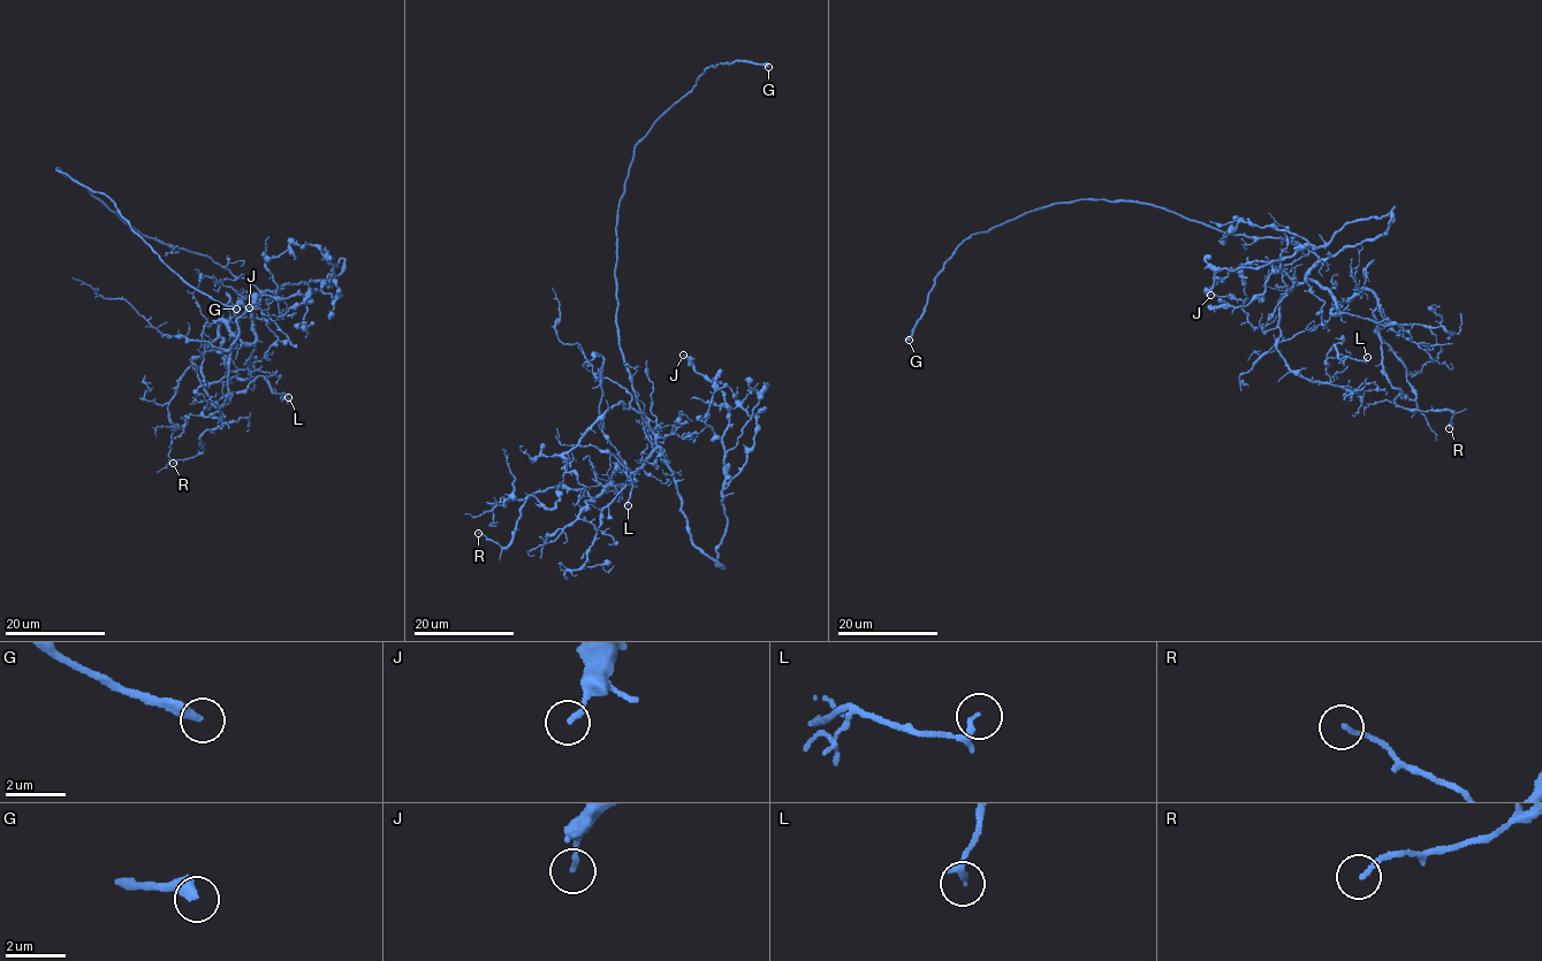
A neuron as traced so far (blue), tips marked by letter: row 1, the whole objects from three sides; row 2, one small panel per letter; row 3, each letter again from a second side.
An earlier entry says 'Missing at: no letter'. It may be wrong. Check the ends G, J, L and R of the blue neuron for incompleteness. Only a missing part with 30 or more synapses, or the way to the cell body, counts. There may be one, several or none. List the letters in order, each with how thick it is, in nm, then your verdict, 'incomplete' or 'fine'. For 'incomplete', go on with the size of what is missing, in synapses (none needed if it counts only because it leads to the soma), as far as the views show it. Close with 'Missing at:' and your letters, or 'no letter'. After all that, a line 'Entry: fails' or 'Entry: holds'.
G: 400 nm | incomplete
J: 160 nm | fine
L: 120 nm | fine
R: 170 nm | fine
Missing at: G
Entry: fails

